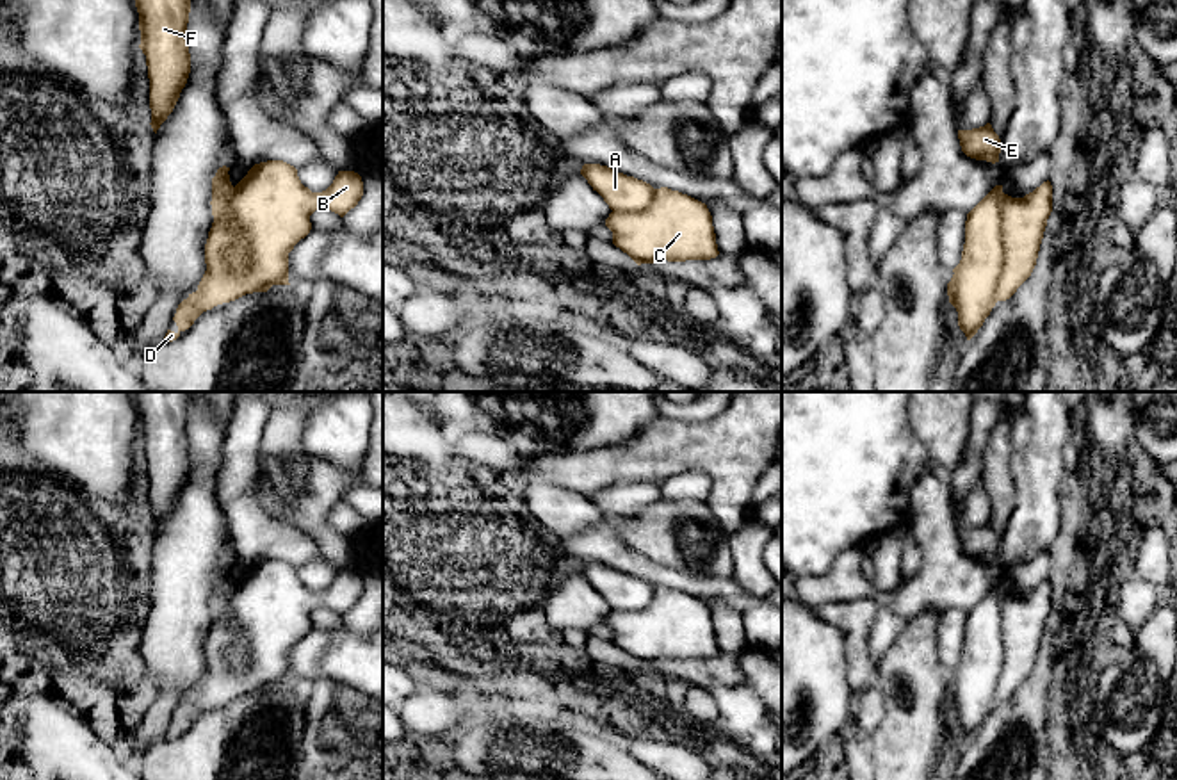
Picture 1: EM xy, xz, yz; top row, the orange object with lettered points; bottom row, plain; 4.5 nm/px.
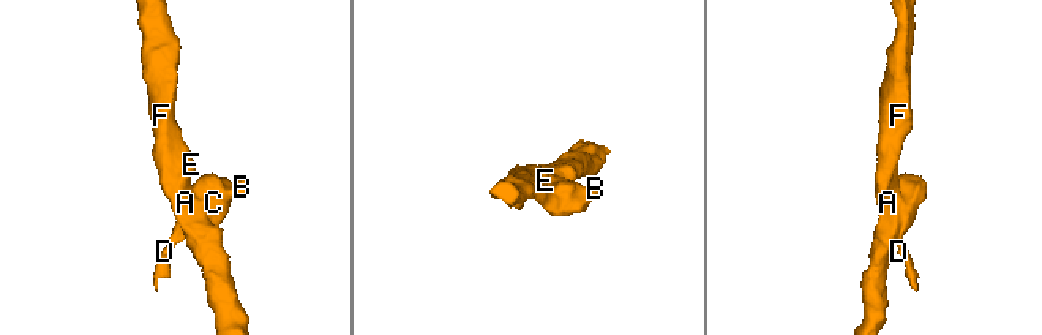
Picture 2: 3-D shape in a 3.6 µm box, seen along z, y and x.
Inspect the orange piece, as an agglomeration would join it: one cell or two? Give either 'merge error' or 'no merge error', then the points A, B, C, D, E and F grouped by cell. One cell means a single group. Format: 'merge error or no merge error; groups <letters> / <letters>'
merge error; groups A E F / B C D

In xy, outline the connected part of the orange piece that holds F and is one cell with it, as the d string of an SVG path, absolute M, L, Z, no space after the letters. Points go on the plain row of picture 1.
M135 392L141 443L150 477L151 527L173 511L191 472L187 422L191 392Z

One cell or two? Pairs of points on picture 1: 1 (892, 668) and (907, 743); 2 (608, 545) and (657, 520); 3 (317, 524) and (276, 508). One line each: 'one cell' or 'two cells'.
1: one cell
2: two cells
3: two cells

